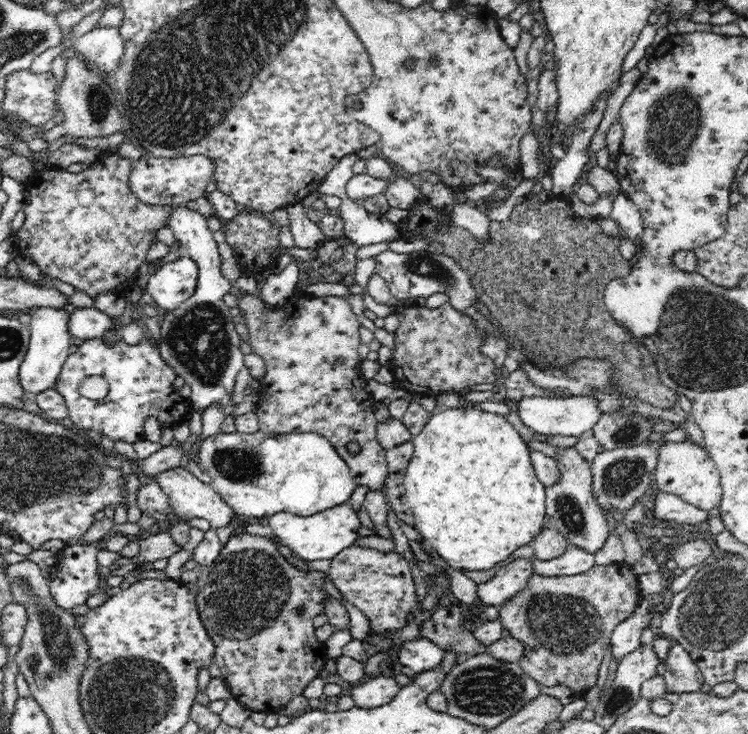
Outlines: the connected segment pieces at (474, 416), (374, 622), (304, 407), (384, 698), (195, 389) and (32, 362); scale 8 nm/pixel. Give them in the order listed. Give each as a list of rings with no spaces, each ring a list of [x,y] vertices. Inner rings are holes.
[[[454,407],[438,410],[431,415],[422,432],[417,436],[413,436],[412,442],[414,452],[405,473],[404,487],[410,513],[414,515],[414,527],[423,536],[430,548],[434,549],[439,556],[442,556],[442,559],[454,571],[488,571],[492,568],[496,569],[498,564],[509,558],[517,548],[530,544],[535,536],[538,536],[540,526],[544,522],[544,516],[547,514],[545,504],[546,488],[541,484],[532,467],[531,449],[514,429],[514,426],[506,420],[506,417],[474,409],[474,407]]]
[[[350,545],[328,562],[327,576],[341,592],[346,602],[359,608],[370,620],[370,633],[400,630],[408,624],[408,616],[420,613],[410,564],[398,553]]]
[[[244,292],[243,297],[239,296],[238,300],[238,307],[243,316],[245,316],[245,321],[242,322],[247,325],[251,334],[249,343],[251,346],[251,352],[261,356],[266,366],[266,373],[263,376],[263,379],[259,381],[259,401],[257,408],[254,410],[259,419],[259,431],[276,435],[306,432],[318,433],[333,444],[338,455],[347,463],[350,474],[354,477],[357,486],[362,485],[368,487],[368,489],[371,489],[372,491],[380,491],[385,485],[385,480],[387,479],[388,474],[387,459],[385,458],[385,453],[387,451],[382,448],[380,443],[378,443],[378,438],[376,437],[376,428],[378,426],[378,421],[375,415],[376,403],[372,401],[370,394],[365,391],[367,380],[359,373],[359,364],[361,363],[361,359],[360,356],[358,356],[358,346],[360,346],[361,343],[358,332],[360,332],[361,324],[358,321],[358,316],[352,311],[350,303],[341,296],[322,296],[316,298],[305,293],[297,293],[288,298],[284,306],[270,306],[268,303],[264,302],[262,298],[255,297],[247,292]],[[350,442],[358,442],[361,447],[360,453],[356,457],[352,457],[352,455],[346,451]]]
[[[375,675],[352,685],[350,695],[355,707],[377,708],[390,703],[400,688],[396,679]]]
[[[185,205],[172,207],[167,227],[172,230],[183,252],[199,268],[197,287],[194,294],[182,304],[165,314],[160,323],[160,343],[157,345],[162,358],[173,371],[184,378],[192,392],[192,406],[203,410],[213,404],[225,408],[234,394],[234,383],[238,372],[244,368],[244,355],[240,350],[240,336],[232,318],[230,307],[224,303],[224,296],[230,294],[233,283],[220,271],[220,253],[207,219],[198,211]]]
[[[38,307],[31,311],[29,347],[19,368],[20,384],[24,392],[36,395],[55,386],[61,368],[68,358],[68,348],[75,341],[68,332],[68,319],[69,314],[61,308]]]

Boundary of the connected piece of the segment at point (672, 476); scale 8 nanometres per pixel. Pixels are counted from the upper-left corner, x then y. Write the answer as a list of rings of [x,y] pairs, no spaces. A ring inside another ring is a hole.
[[[691,441],[664,443],[660,448],[654,473],[658,489],[664,493],[678,496],[688,504],[706,511],[721,504],[723,489],[718,468],[700,444]]]

